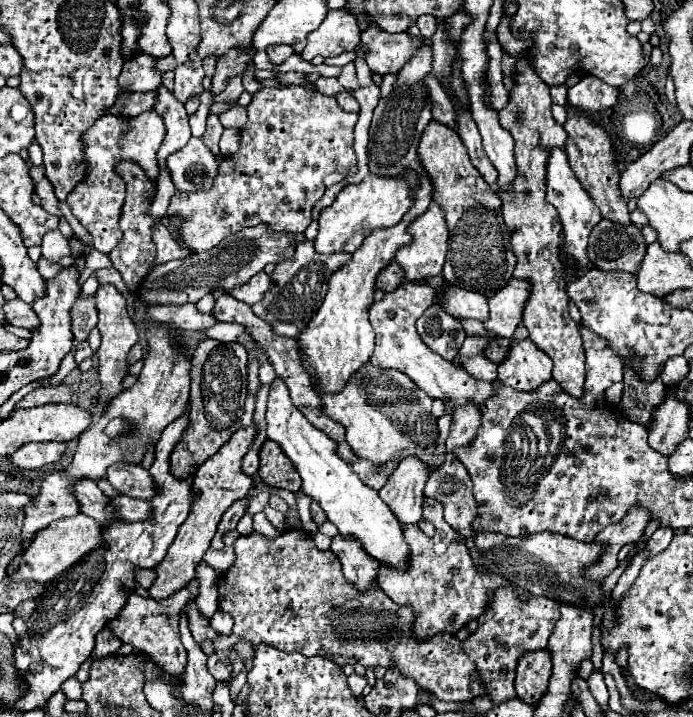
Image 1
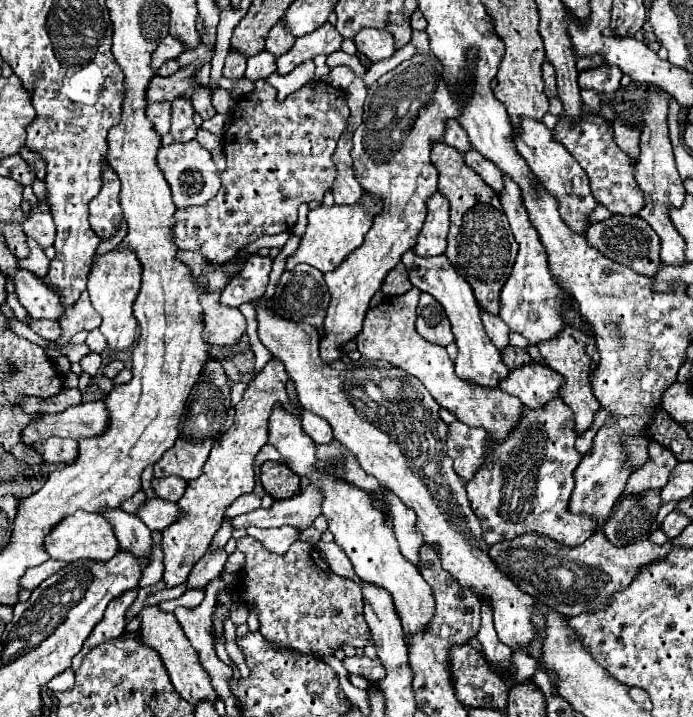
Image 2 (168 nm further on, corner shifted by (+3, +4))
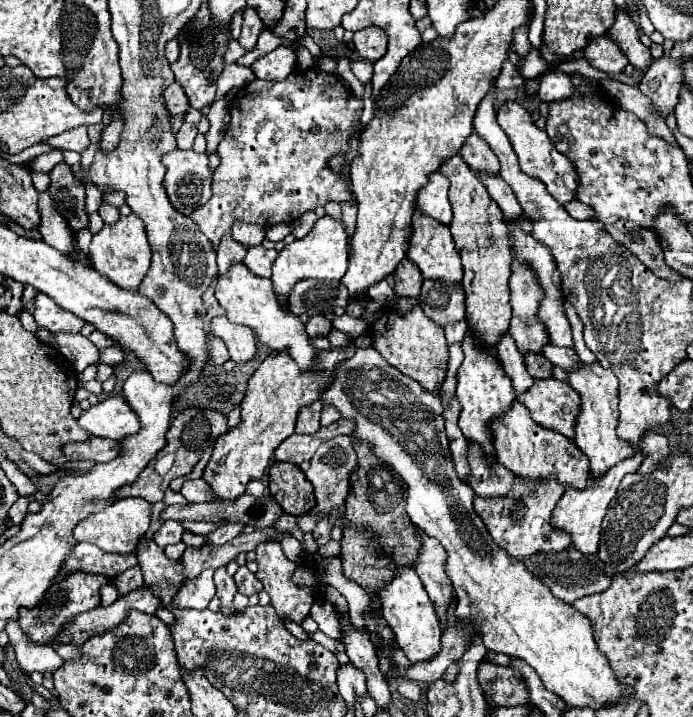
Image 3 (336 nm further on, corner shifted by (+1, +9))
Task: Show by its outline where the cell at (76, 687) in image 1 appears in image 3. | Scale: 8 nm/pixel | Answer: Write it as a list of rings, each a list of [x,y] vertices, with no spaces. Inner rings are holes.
[[[8,620],[6,622],[6,632],[10,638],[10,644],[16,650],[16,660],[20,668],[30,674],[30,672],[56,672],[58,668],[64,666],[64,660],[56,654],[52,646],[38,646],[28,640],[24,630],[18,626],[18,622]]]

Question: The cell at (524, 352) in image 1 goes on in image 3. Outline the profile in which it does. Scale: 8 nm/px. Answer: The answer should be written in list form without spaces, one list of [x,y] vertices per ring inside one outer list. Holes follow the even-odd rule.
[[[556,378],[534,380],[534,384],[526,392],[522,392],[516,400],[530,410],[532,418],[540,426],[556,430],[568,438],[574,438],[572,432],[580,396],[568,382]]]

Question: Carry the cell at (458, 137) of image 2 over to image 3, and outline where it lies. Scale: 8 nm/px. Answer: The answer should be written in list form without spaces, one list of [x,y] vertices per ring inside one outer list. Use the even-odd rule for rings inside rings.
[[[472,132],[466,138],[466,142],[462,144],[458,154],[466,160],[466,164],[472,170],[476,170],[476,172],[484,170],[484,172],[498,174],[498,158],[494,156],[494,152],[488,148],[488,144],[484,144],[484,140],[478,134]]]

